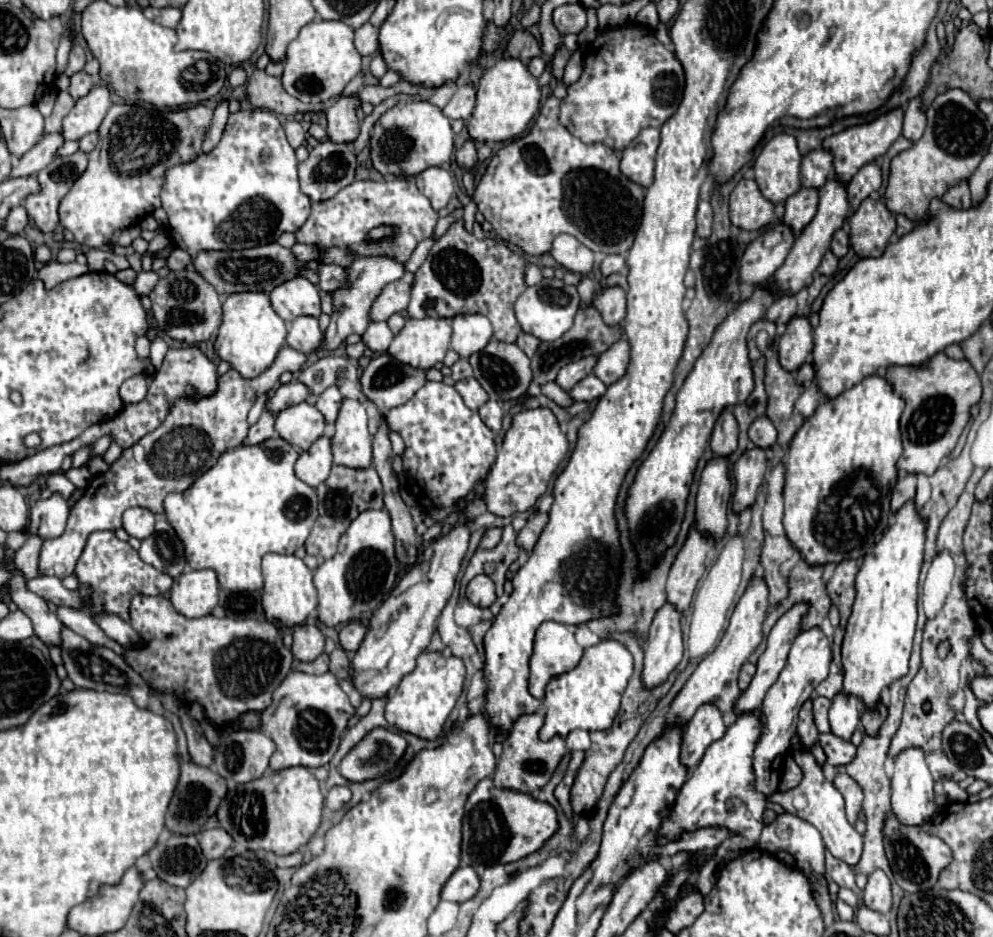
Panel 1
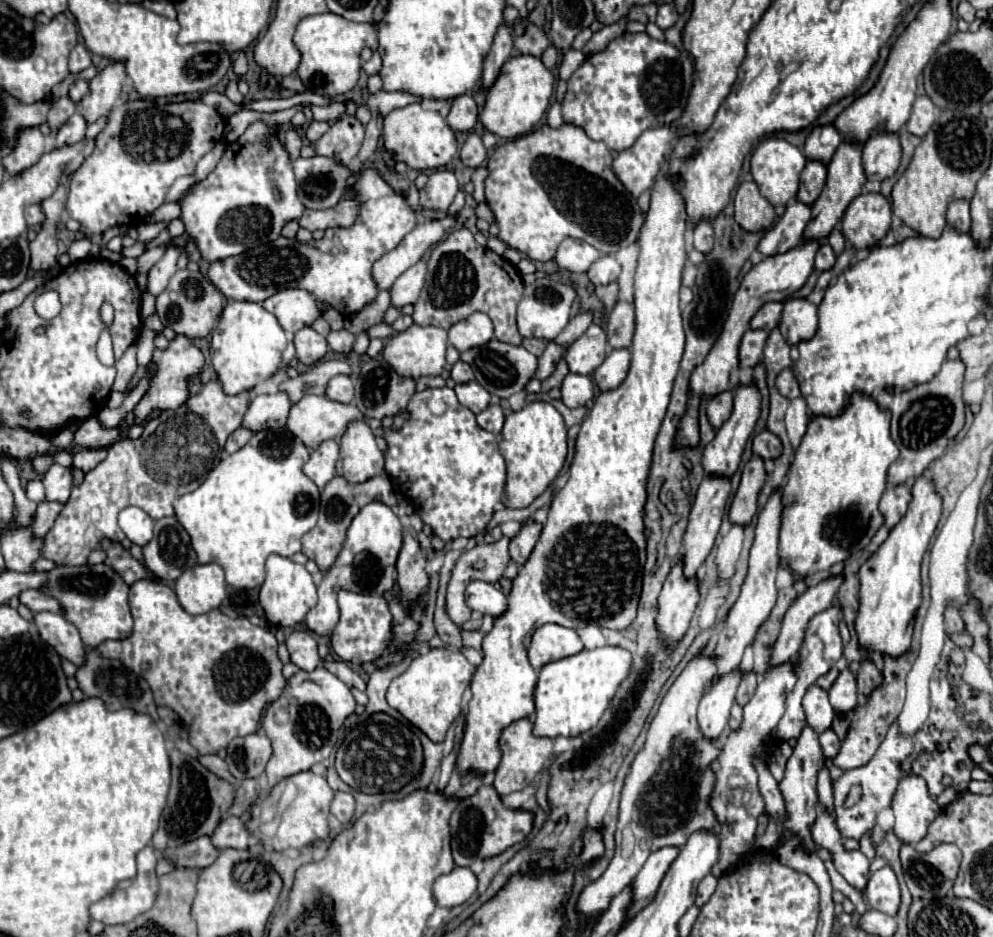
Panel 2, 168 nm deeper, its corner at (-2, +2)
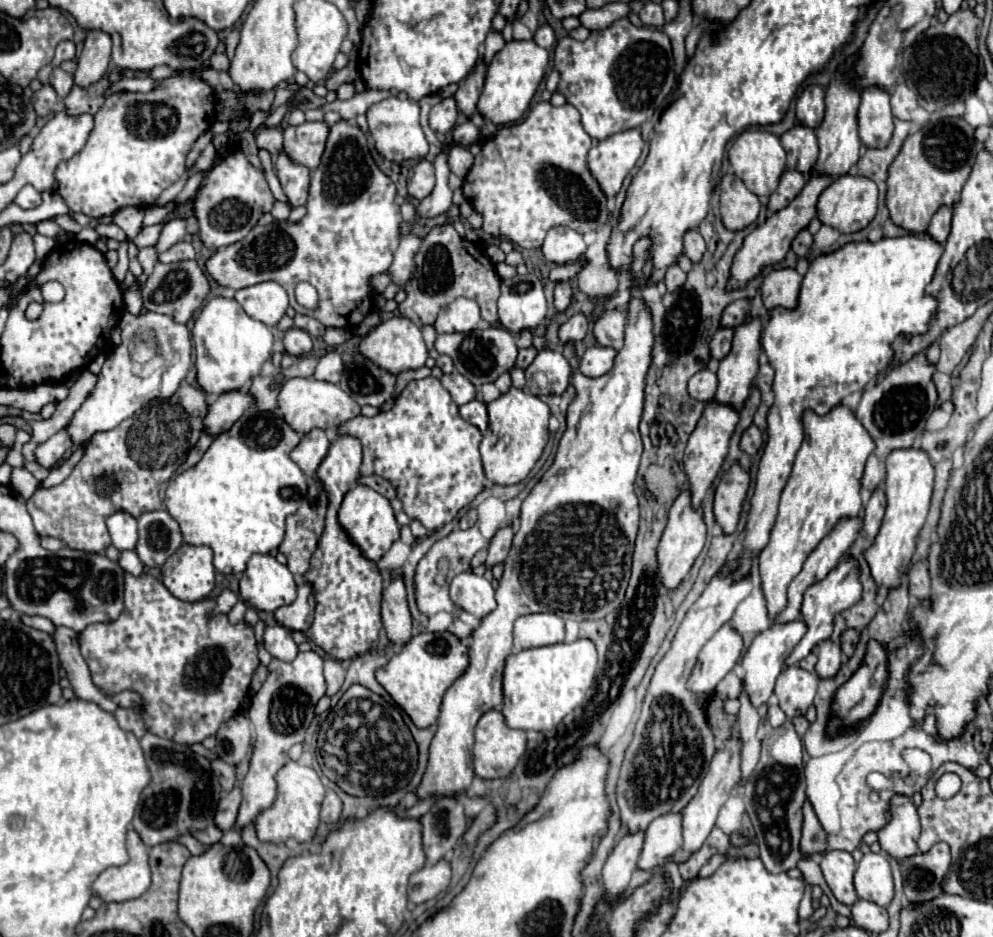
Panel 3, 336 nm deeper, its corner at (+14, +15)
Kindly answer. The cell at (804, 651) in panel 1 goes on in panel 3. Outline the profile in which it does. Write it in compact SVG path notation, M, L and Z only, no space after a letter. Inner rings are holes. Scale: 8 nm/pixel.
M848 556L842 558L838 562L836 568L832 568L828 572L828 576L820 582L814 582L806 594L804 594L804 604L802 604L802 620L808 624L808 632L804 634L804 638L800 640L800 644L792 650L790 658L786 660L786 666L792 666L796 662L800 662L804 656L808 656L812 652L812 648L822 642L828 640L832 634L832 626L834 626L834 616L838 616L840 612L844 612L846 608L858 604L862 598L862 584L860 584L860 564Z

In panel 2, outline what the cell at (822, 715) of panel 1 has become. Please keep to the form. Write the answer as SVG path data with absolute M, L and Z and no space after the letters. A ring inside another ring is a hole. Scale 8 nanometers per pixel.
M812 685L802 699L802 705L806 711L808 725L814 727L818 733L824 733L826 729L832 727L832 719L836 713L828 703L828 693L822 687Z

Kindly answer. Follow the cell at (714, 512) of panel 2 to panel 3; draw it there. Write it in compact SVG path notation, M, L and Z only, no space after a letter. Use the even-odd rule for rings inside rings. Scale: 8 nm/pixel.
M710 400L706 404L696 428L692 430L692 434L688 438L686 454L684 454L684 468L686 468L686 476L688 476L688 486L692 490L692 504L694 506L702 504L708 486L718 476L718 472L726 460L726 454L728 454L730 436L736 428L738 420L740 420L740 412L732 404L720 404L716 400Z

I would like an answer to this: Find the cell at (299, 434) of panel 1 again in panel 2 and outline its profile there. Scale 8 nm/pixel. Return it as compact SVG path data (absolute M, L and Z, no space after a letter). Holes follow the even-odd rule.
M308 395L292 405L286 427L302 439L308 451L314 451L322 441L338 439L354 419L362 419L356 405L340 405L324 395Z

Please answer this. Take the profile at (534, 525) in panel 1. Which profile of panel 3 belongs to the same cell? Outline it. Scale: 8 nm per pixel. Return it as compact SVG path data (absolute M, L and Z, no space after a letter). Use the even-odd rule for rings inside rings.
M500 528L494 534L494 538L488 546L488 558L486 558L488 568L492 568L494 564L500 564L500 562L506 560L508 552L510 552L510 546L512 546L512 536L514 536L512 528Z

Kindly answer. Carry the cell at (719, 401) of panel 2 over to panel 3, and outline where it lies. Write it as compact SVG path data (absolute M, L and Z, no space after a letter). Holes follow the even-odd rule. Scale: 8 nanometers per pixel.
M708 368L696 372L690 382L688 382L688 392L692 398L696 400L702 400L702 402L708 402L708 400L714 400L714 394L716 394L716 388L718 388L718 378L714 372L710 372Z

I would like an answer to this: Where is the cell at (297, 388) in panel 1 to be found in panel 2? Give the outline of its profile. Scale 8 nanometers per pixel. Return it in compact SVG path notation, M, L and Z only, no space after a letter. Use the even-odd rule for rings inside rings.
M276 391L272 395L254 395L248 413L244 415L244 427L252 429L254 433L262 429L280 429L286 425L290 407L292 401L284 391Z

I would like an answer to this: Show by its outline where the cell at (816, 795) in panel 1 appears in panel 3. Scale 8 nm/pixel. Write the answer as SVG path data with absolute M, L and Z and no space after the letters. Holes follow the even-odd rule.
M836 850L826 852L822 856L820 868L822 868L824 880L826 880L828 888L832 890L832 894L836 896L836 900L846 906L852 906L858 900L854 884L852 884L852 876L856 872L856 862L854 862L852 854L836 852Z

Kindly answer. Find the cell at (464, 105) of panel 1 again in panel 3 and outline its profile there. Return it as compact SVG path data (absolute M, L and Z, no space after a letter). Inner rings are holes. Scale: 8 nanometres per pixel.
M446 98L430 110L430 128L434 132L446 134L456 126L456 118L458 118L456 102L454 102L454 98Z

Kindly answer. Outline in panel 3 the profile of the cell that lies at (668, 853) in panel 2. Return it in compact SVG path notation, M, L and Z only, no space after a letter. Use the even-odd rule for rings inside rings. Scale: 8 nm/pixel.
M668 812L650 822L638 868L650 870L674 854L682 844L682 812Z

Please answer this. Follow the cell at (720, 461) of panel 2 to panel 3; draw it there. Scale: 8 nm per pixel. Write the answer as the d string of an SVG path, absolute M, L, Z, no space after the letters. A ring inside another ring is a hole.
M750 318L746 324L742 324L734 330L732 350L724 360L720 360L720 368L718 368L716 400L720 400L722 404L740 404L740 408L744 406L744 400L748 398L748 392L750 392L750 382L758 372L758 356L762 352L760 334L762 334L760 318Z

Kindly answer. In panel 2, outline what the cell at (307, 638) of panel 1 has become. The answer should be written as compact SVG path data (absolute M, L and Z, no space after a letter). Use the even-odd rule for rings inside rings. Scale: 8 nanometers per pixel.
M294 631L286 639L286 647L290 651L290 661L304 671L312 671L320 665L318 643L310 631Z

